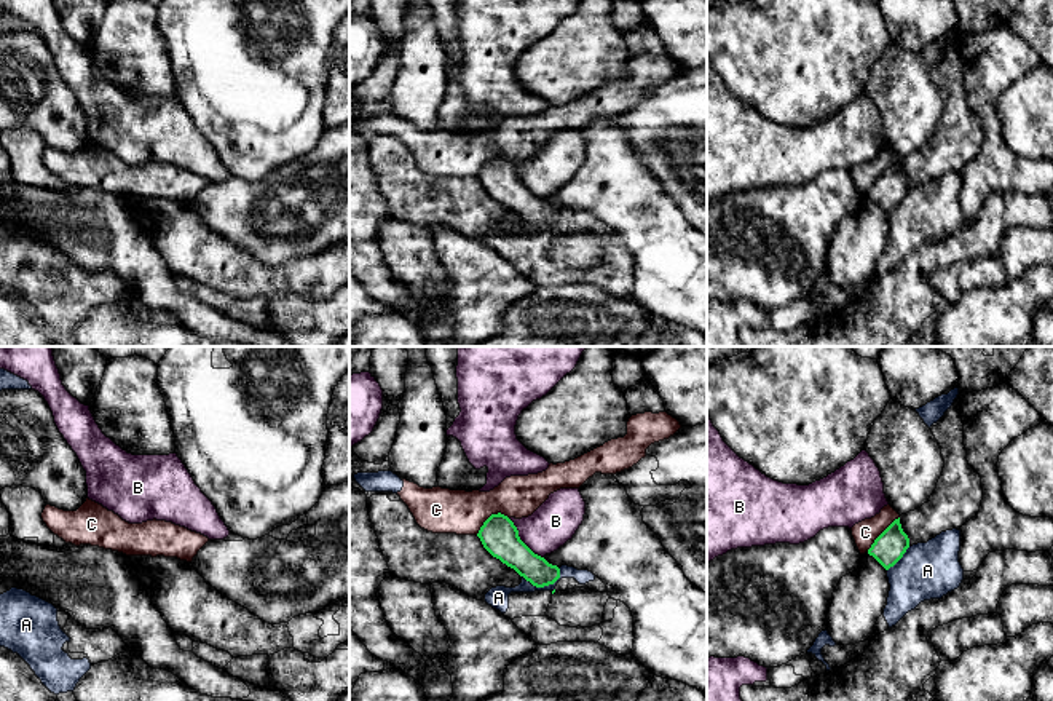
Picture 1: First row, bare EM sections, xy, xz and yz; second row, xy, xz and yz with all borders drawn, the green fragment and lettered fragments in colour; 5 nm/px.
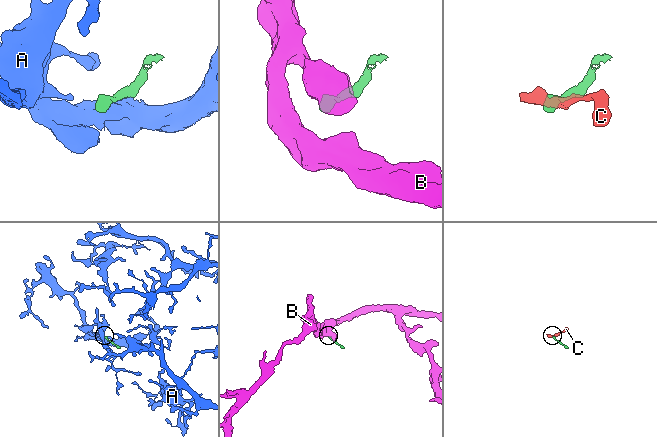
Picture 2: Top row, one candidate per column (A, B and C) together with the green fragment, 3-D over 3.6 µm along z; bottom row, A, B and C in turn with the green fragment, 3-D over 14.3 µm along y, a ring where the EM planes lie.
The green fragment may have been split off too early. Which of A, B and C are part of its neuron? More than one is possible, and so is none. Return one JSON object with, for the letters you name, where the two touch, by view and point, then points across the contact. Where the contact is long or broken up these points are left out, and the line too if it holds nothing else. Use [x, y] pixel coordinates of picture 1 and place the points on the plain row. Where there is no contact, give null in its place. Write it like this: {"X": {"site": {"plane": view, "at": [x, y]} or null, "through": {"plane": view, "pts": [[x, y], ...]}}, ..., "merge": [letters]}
{"merge": []}

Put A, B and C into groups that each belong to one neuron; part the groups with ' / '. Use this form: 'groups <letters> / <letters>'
groups A C / B

